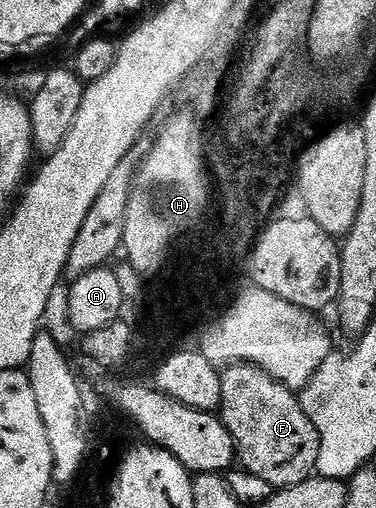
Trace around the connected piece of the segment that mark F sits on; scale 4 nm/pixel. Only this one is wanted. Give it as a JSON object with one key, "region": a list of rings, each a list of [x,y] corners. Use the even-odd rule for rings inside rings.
{"region":[[[233,364],[222,369],[219,399],[221,419],[235,443],[238,463],[246,471],[269,482],[273,490],[311,479],[317,466],[319,435],[292,389],[253,364]]]}

